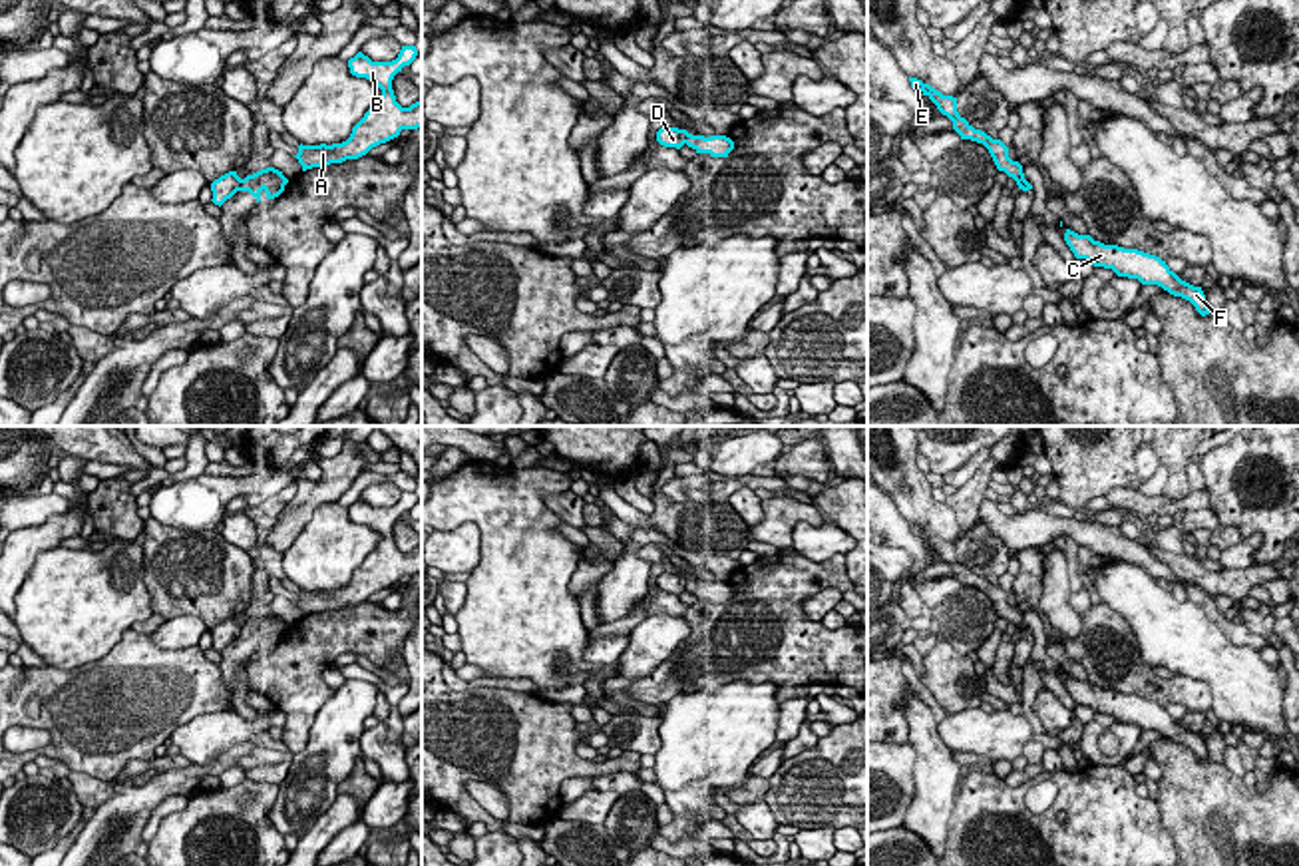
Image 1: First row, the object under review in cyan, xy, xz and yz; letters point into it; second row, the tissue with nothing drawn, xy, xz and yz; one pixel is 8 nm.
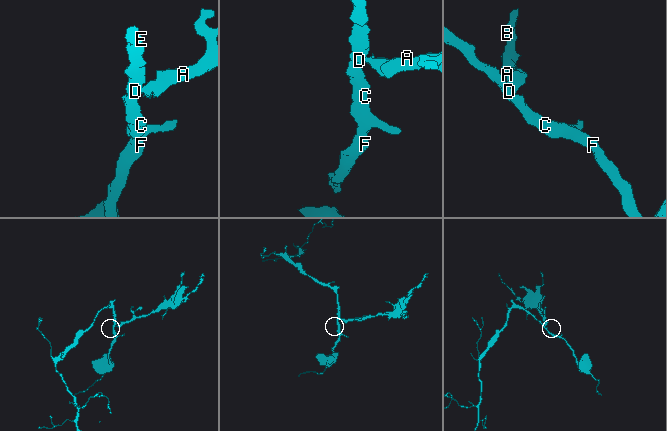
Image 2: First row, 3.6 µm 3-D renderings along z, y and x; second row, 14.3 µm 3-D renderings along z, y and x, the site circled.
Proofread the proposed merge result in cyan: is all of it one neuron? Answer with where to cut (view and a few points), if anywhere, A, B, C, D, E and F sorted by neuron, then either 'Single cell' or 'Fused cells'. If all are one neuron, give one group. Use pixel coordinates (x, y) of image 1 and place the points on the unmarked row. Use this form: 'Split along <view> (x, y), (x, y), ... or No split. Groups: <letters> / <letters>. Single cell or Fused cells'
Split along xy (243, 626), (239, 636). Groups: A B / C D E F. Fused cells

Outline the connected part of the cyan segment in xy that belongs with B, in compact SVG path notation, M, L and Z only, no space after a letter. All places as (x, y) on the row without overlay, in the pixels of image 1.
M402 492L398 504L392 508L372 508L362 498L348 506L350 520L376 530L382 536L382 541L352 573L352 579L346 587L332 591L300 589L294 603L302 611L302 617L330 609L342 609L346 605L358 605L372 593L398 583L402 575L422 573L422 545L412 549L410 553L402 553L396 547L392 536L394 522L402 518L404 512L410 512L416 502L416 492Z

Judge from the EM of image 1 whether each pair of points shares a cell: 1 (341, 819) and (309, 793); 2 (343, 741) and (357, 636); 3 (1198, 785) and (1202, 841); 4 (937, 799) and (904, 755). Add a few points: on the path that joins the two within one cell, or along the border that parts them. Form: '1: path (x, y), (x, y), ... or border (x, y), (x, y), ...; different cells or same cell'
1: border (339, 795), (299, 839); different cells
2: border (335, 691), (317, 713), (309, 731); different cells
3: path (1198, 799), (1202, 805), (1202, 827); same cell
4: border (908, 741), (914, 749), (914, 799), (906, 811); different cells

